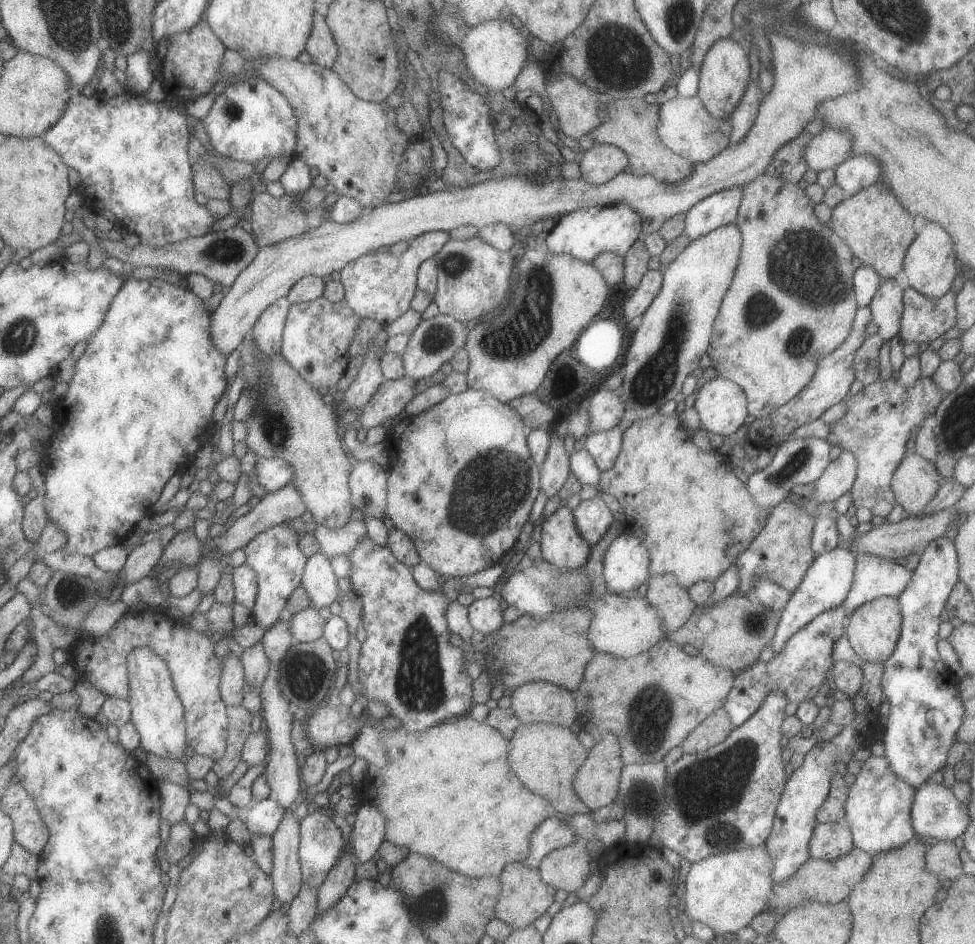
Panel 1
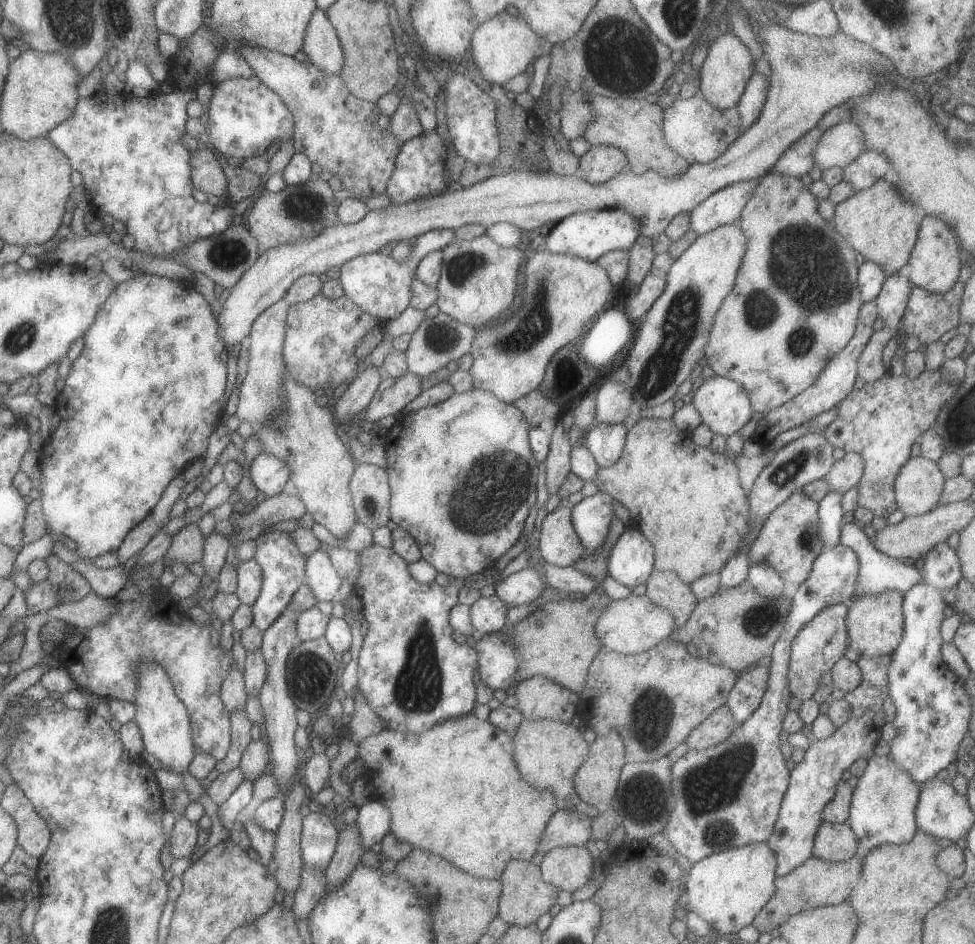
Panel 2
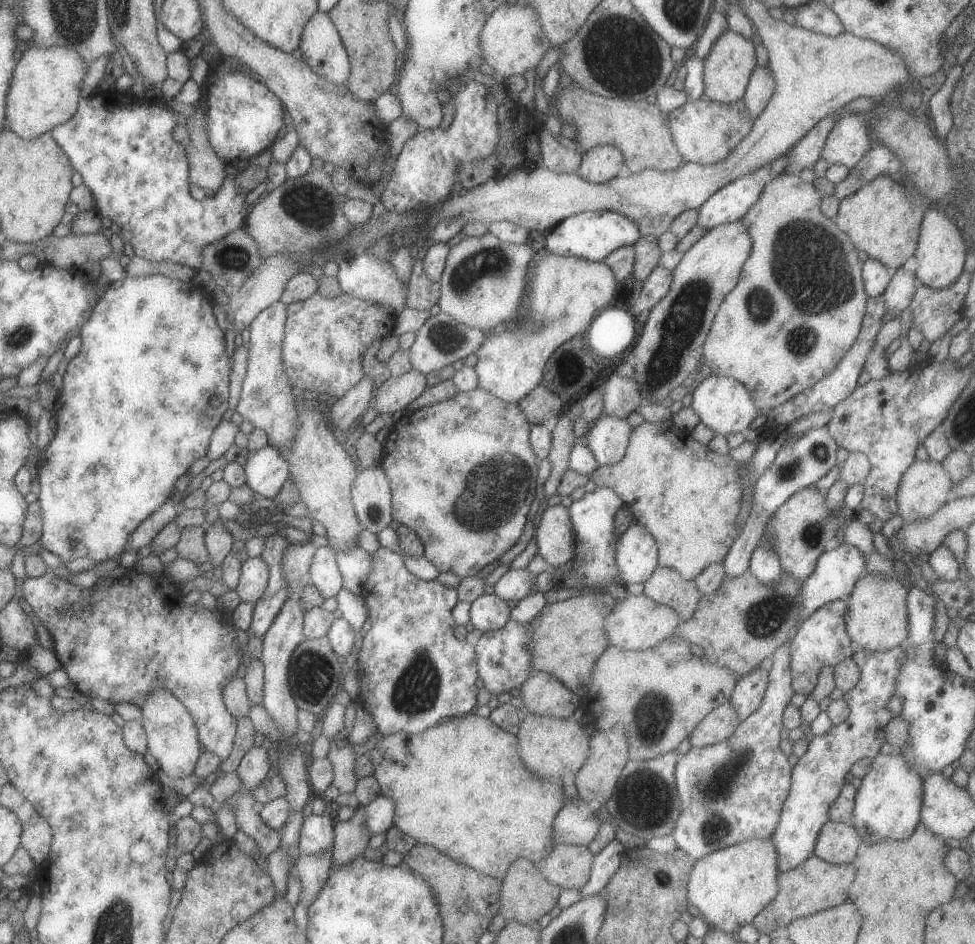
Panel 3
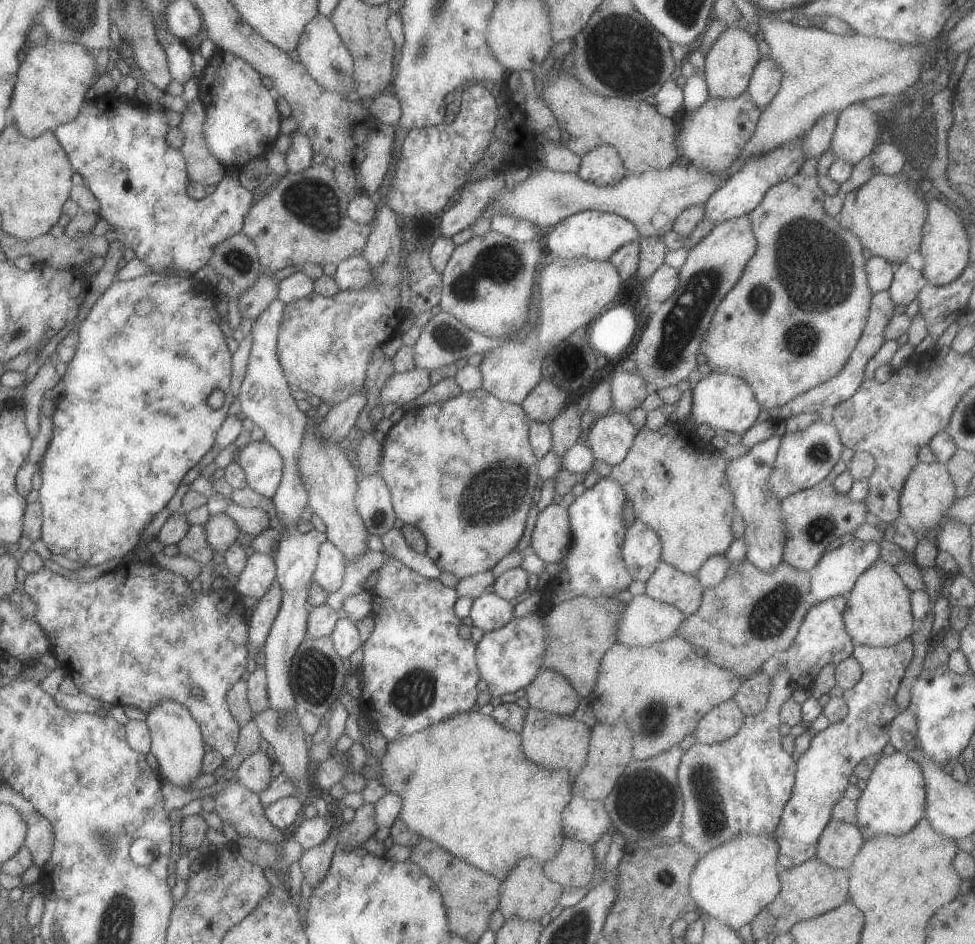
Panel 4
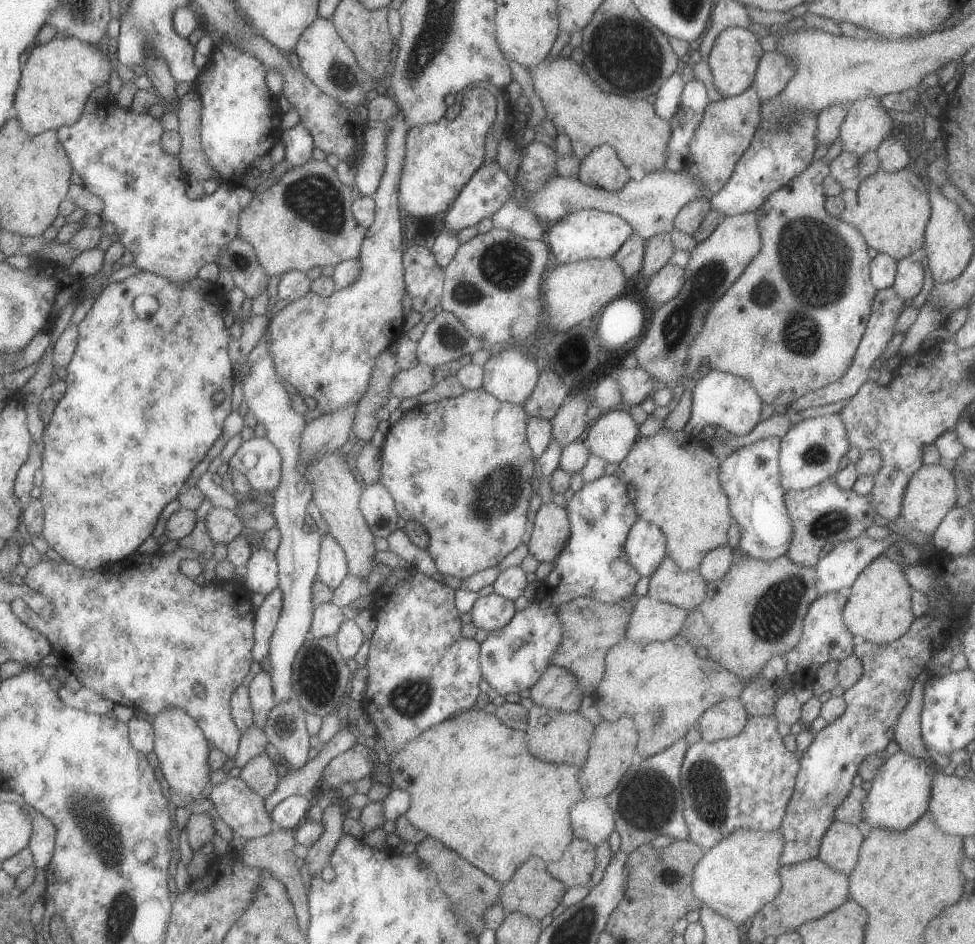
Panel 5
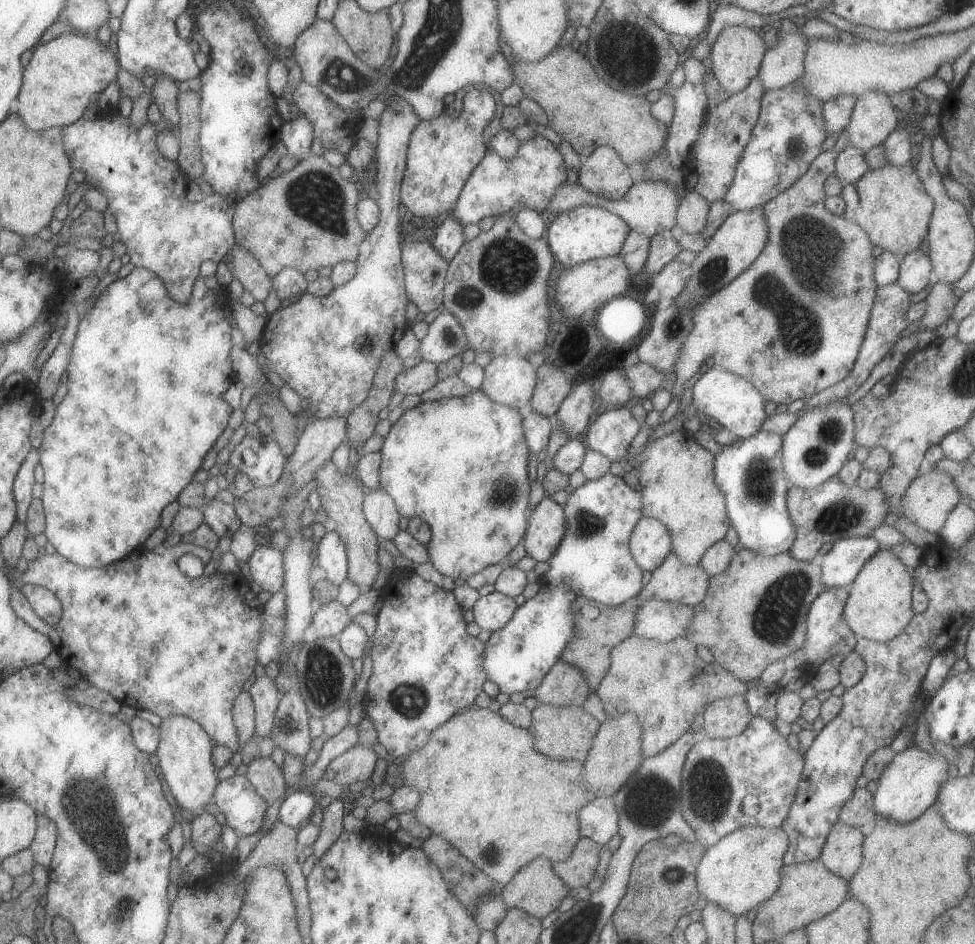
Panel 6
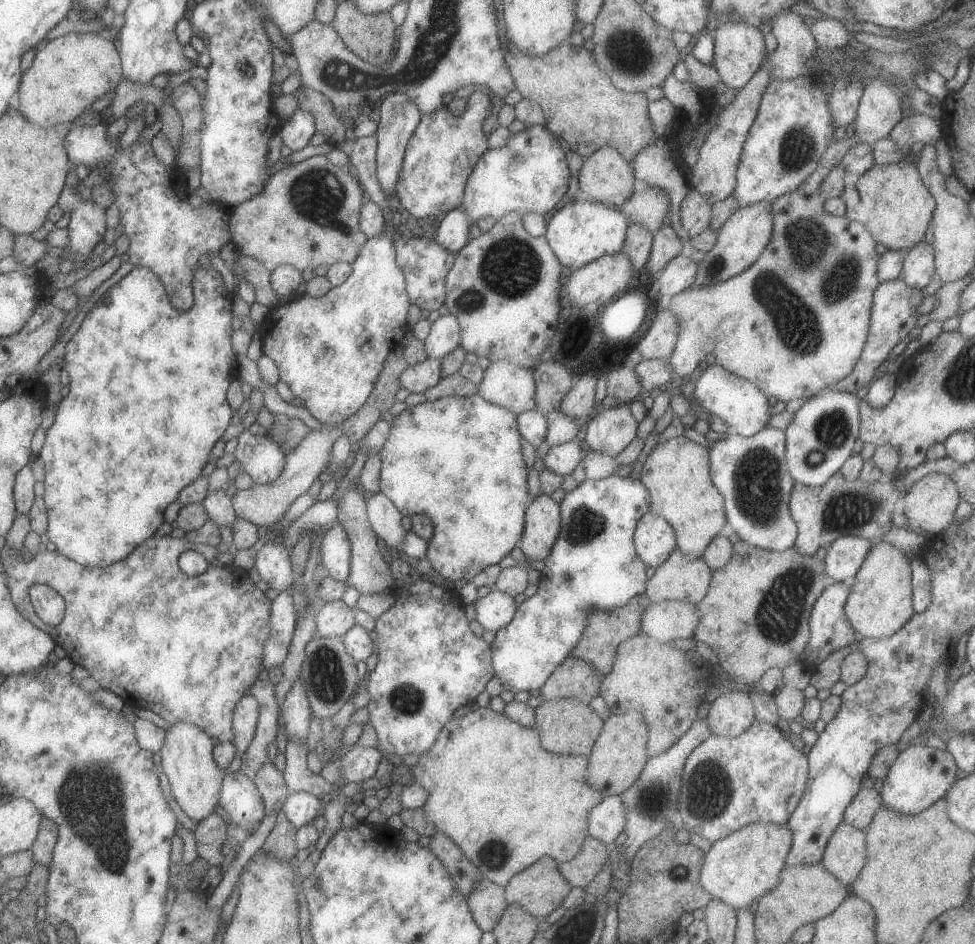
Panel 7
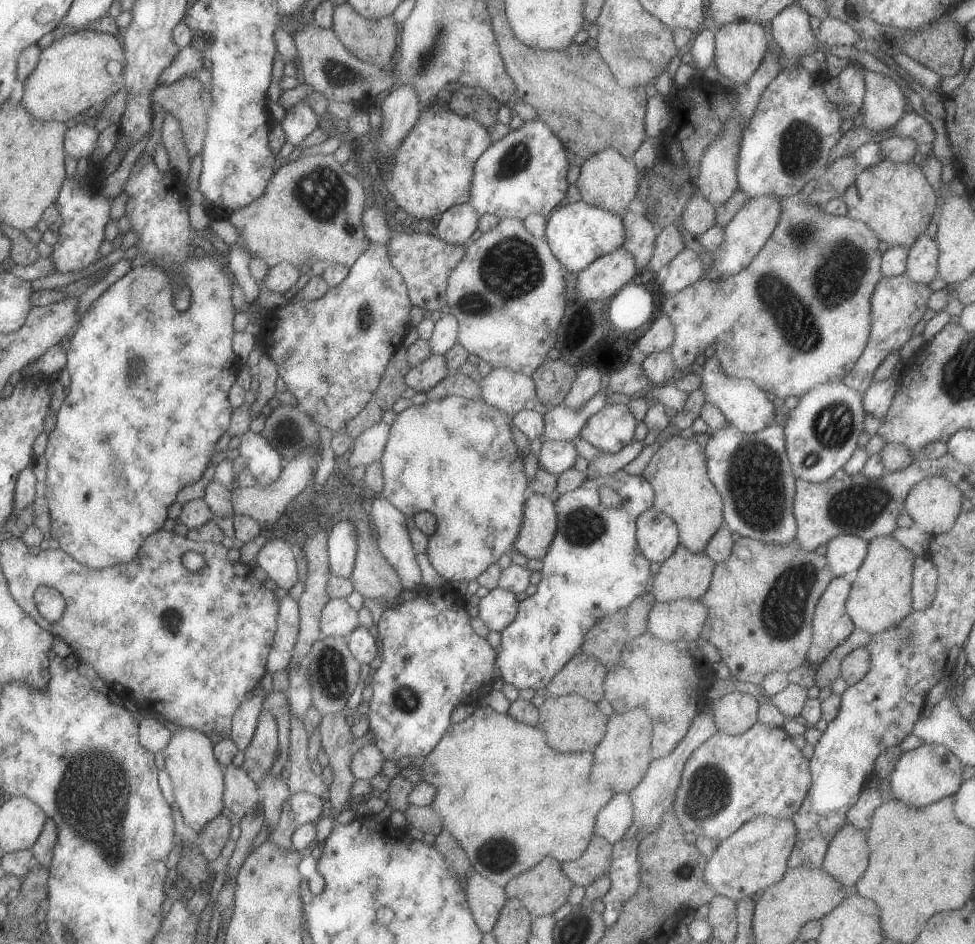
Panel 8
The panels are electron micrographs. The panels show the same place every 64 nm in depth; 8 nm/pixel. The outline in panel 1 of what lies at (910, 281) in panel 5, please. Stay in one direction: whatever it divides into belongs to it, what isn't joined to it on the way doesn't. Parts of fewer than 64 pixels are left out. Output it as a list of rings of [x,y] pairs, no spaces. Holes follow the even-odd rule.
[[[894,278],[883,279],[869,304],[871,320],[878,326],[877,334],[880,334],[884,342],[894,338],[902,330],[900,320],[905,309],[904,290]]]

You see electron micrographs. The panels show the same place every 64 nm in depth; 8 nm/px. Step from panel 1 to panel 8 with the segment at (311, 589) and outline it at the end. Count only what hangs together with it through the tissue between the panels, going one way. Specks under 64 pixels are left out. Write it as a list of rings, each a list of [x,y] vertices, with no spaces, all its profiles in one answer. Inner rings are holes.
[[[344,518],[328,533],[328,556],[332,575],[351,578],[357,548],[356,526]]]

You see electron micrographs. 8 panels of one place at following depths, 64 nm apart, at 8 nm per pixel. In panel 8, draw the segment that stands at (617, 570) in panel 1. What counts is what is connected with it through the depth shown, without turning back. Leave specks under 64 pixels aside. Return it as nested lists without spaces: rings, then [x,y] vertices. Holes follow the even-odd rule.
[[[653,506],[637,518],[638,548],[650,562],[664,562],[680,545],[676,522]]]

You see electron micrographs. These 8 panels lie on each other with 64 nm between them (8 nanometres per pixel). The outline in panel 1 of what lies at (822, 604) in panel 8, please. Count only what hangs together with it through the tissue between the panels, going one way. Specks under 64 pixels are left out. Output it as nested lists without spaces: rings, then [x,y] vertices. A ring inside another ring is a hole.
[[[842,606],[822,612],[798,630],[786,646],[774,653],[769,662],[758,661],[745,671],[737,672],[732,690],[723,704],[731,725],[740,726],[750,718],[764,702],[764,698],[774,690],[782,690],[789,702],[801,703],[813,700],[822,688],[822,682],[834,664],[834,644],[844,636],[847,614]]]

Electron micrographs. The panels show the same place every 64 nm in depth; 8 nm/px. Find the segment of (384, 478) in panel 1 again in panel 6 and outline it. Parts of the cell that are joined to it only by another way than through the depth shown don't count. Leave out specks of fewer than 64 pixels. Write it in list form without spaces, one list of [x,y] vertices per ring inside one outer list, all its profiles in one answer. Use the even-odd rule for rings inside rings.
[[[367,490],[364,497],[364,516],[370,523],[379,539],[393,541],[400,532],[401,514],[398,512],[394,499],[378,490]]]

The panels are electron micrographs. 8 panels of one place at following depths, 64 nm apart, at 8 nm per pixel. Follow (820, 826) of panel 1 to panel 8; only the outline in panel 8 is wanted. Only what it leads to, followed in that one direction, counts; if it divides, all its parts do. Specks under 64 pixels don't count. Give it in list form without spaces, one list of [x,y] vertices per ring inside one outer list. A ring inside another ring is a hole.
[[[849,822],[846,826],[834,836],[830,846],[825,854],[823,869],[830,874],[840,886],[850,888],[852,891],[856,886],[856,880],[864,874],[864,870],[868,868],[870,860],[870,846],[868,844],[868,836],[862,829],[856,828]]]

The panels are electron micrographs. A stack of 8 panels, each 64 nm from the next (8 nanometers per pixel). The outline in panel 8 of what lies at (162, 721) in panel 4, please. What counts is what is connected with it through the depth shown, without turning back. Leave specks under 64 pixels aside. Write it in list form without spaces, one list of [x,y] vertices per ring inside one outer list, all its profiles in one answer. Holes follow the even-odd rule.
[[[182,727],[170,738],[170,744],[163,750],[165,771],[173,782],[175,804],[182,813],[186,826],[198,833],[206,830],[224,809],[224,772],[221,762],[214,756],[212,740],[199,730]]]

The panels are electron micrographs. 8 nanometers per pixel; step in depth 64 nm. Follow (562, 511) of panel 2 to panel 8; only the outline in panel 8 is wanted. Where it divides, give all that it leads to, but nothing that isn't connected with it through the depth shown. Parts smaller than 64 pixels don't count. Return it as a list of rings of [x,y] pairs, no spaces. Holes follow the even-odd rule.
[[[528,494],[524,504],[524,518],[514,549],[526,558],[542,559],[557,530],[556,505],[547,495]]]

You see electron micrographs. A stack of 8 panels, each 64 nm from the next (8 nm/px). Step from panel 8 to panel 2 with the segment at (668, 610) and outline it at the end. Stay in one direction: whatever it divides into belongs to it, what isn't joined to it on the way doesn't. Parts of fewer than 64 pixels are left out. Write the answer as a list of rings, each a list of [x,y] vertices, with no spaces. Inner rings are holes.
[[[632,594],[625,599],[608,602],[606,610],[602,611],[602,616],[596,622],[596,638],[603,648],[620,654],[638,654],[668,639],[676,627],[674,618],[654,604],[646,595]]]

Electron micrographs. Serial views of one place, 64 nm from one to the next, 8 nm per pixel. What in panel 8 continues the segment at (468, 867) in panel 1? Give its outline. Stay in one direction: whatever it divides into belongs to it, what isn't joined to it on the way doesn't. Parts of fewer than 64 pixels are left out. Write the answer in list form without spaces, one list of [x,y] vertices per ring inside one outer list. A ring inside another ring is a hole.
[[[477,705],[477,709],[463,721],[450,723],[450,726],[446,729],[446,734],[442,735],[442,740],[425,757],[426,761],[421,766],[422,778],[424,778],[424,782],[436,786],[436,796],[434,796],[434,802],[432,802],[431,806],[438,812],[438,816],[442,818],[442,826],[460,842],[460,846],[466,851],[476,872],[501,887],[505,887],[515,876],[542,862],[544,857],[556,858],[560,863],[578,860],[586,852],[590,840],[595,835],[594,826],[596,826],[598,812],[610,802],[612,796],[616,795],[616,792],[608,786],[606,778],[596,776],[598,770],[594,770],[594,754],[592,751],[566,752],[562,754],[554,752],[546,744],[546,732],[542,728],[518,722],[510,714],[496,712],[490,707]]]

